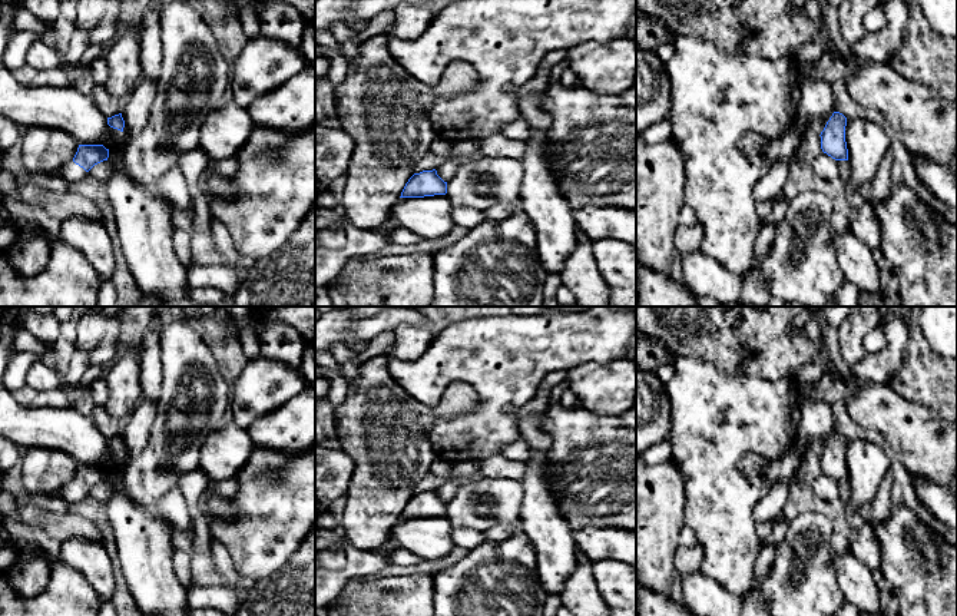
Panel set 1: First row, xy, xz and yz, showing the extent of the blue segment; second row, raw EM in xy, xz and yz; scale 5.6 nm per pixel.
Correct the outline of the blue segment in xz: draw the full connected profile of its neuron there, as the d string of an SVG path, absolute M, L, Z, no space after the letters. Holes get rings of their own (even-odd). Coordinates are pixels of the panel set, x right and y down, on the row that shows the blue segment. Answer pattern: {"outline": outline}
{"outline": "M423 170L414 173L405 183L400 198L424 198L434 195L446 195L447 182L444 182L437 170Z"}

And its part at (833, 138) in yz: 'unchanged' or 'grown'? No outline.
unchanged

